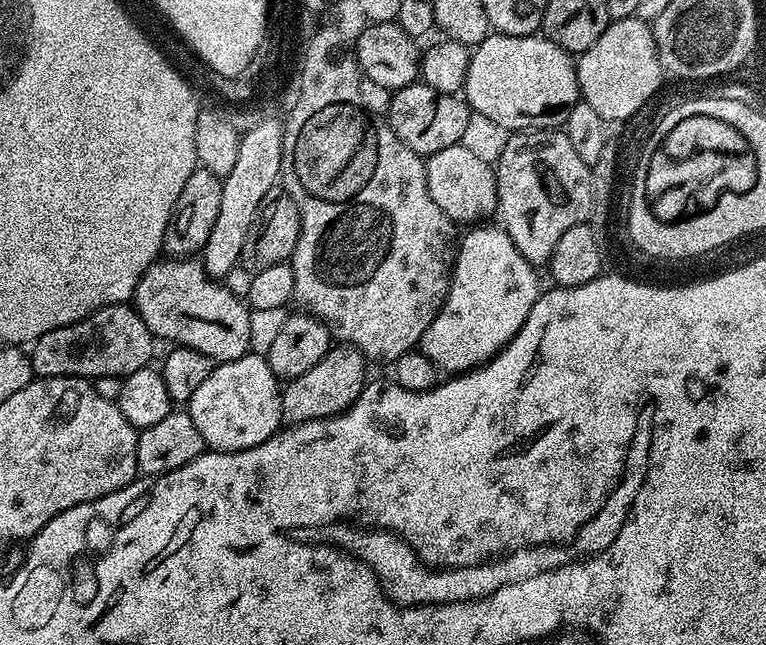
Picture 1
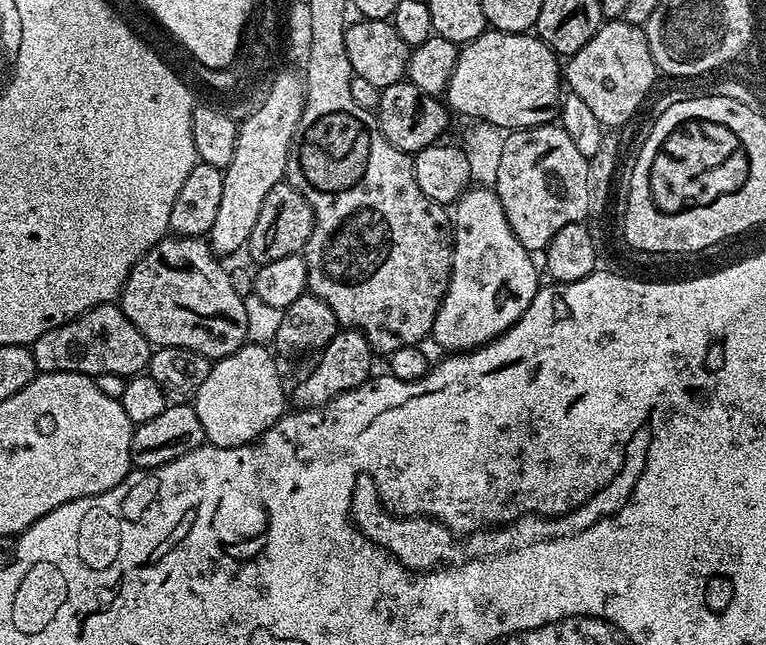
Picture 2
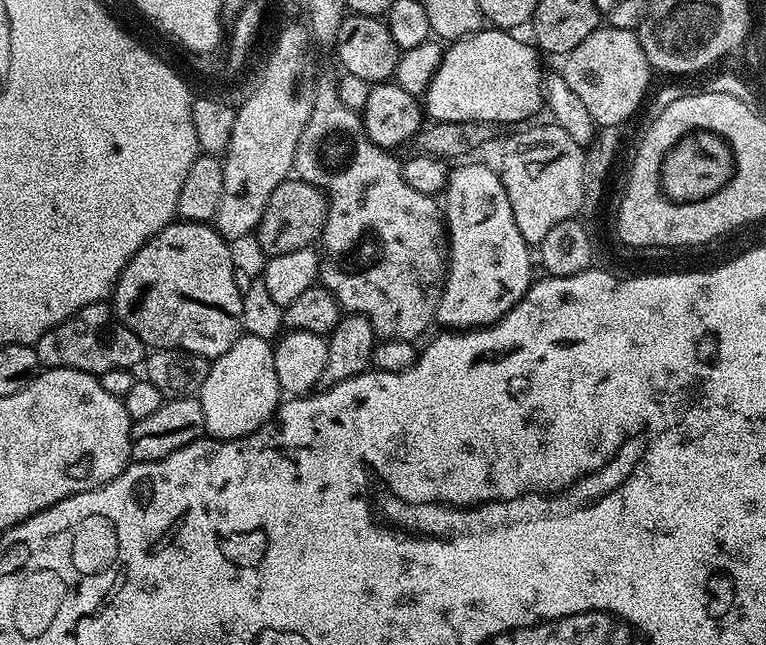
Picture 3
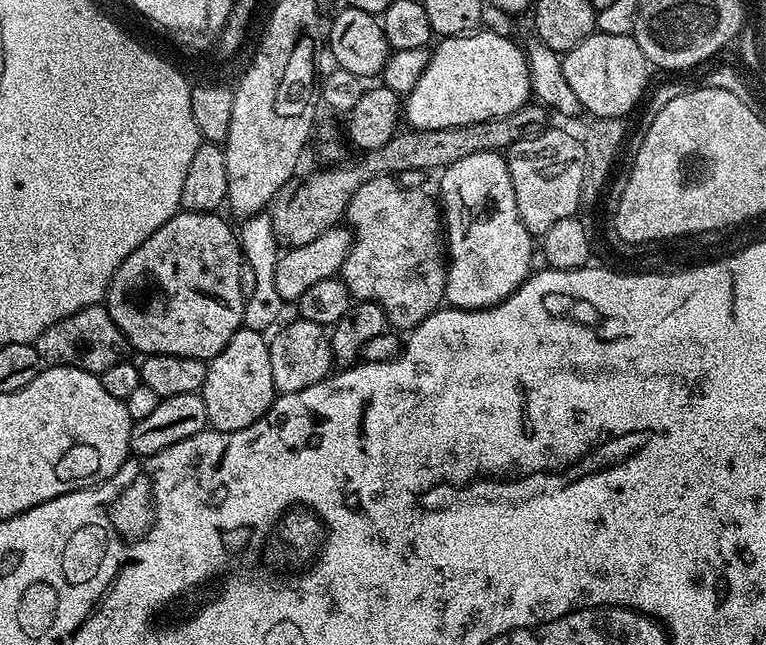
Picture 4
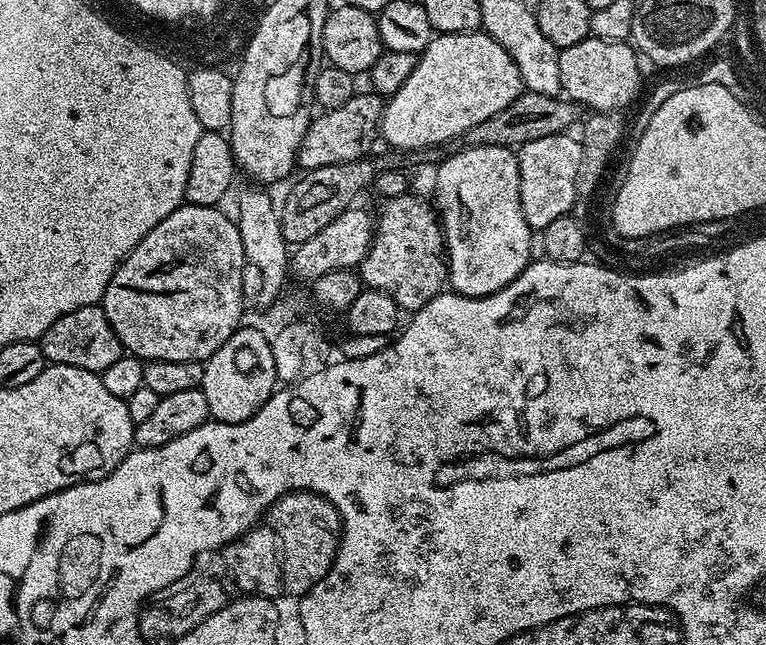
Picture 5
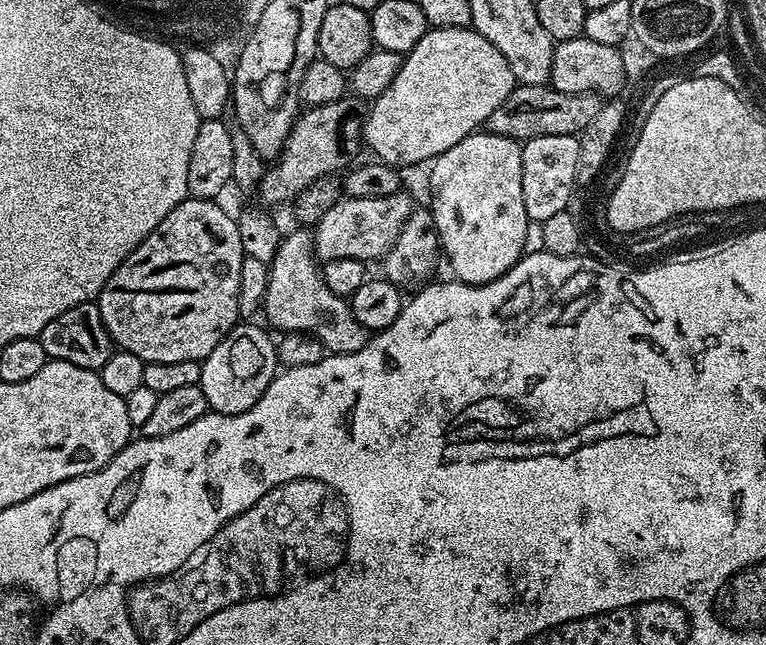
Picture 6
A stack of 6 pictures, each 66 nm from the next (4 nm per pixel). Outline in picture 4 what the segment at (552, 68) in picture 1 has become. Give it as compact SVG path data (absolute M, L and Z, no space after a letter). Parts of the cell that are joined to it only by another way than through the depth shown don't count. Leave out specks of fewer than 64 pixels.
M487 30L473 32L471 36L446 36L439 43L431 49L432 57L422 78L418 78L414 90L403 101L402 116L409 129L466 126L491 116L514 114L529 103L532 83L523 47Z

